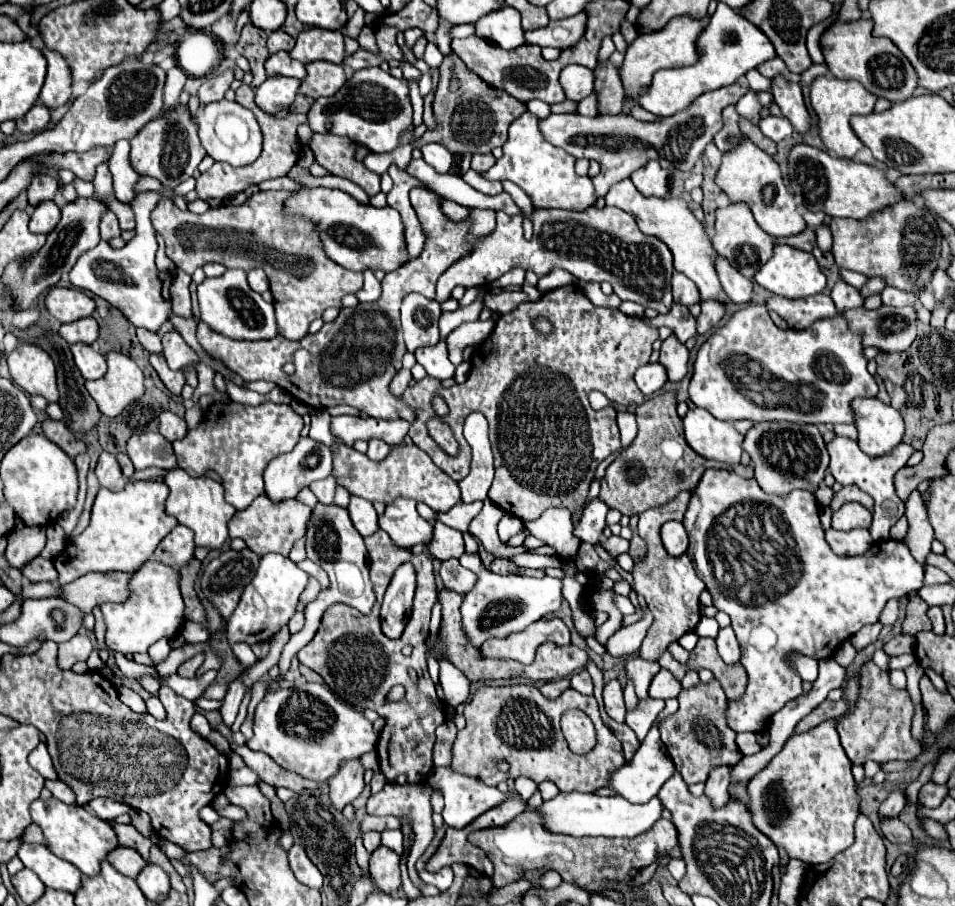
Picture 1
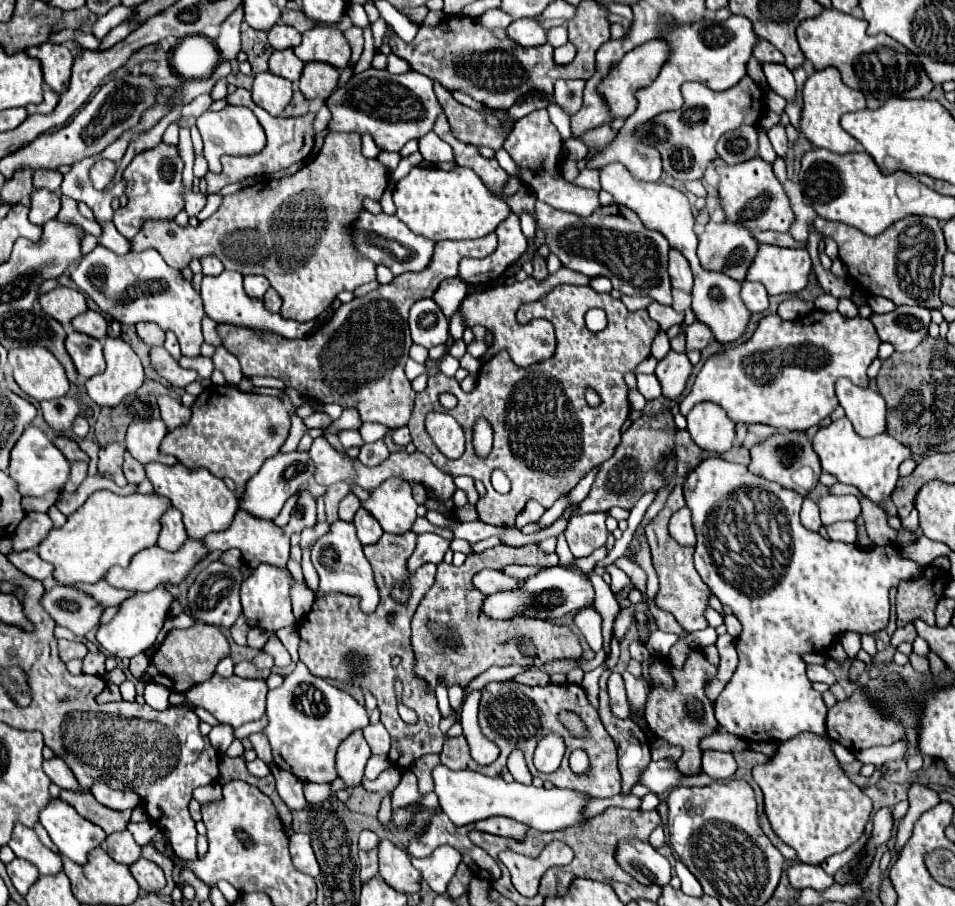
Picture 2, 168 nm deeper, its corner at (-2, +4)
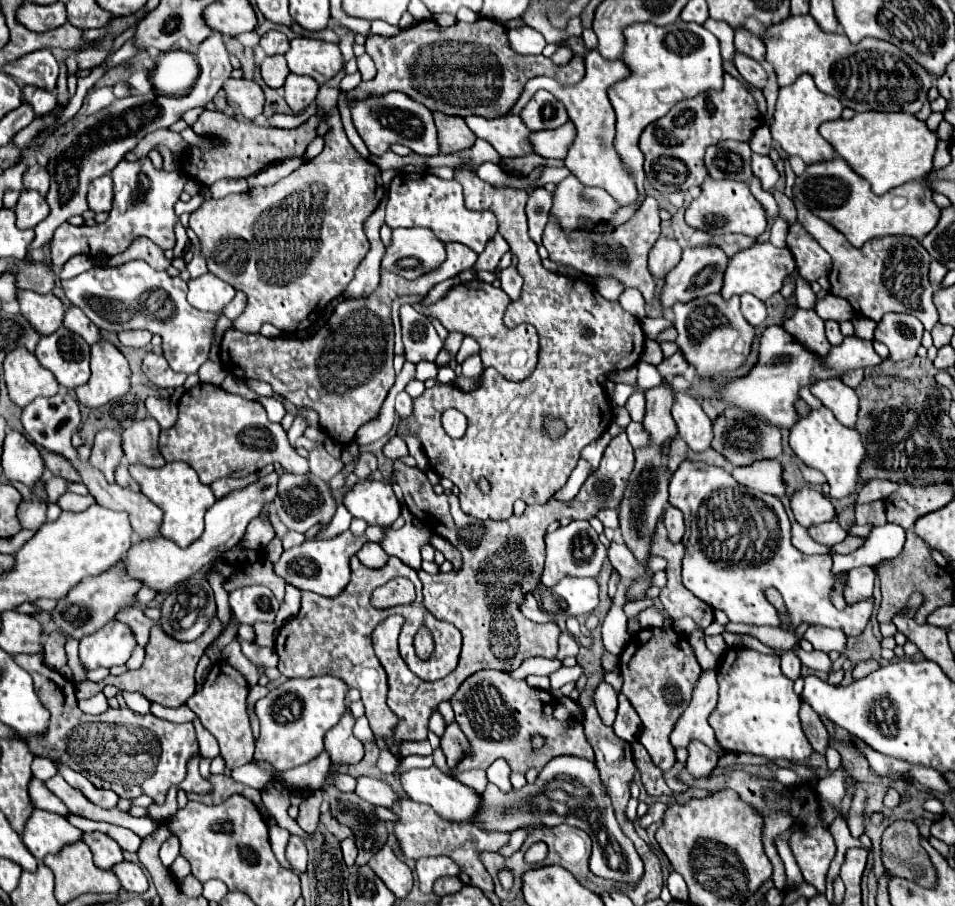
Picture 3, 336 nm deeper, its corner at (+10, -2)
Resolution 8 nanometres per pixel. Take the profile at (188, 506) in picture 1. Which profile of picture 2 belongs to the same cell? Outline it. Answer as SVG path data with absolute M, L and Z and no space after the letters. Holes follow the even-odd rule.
M148 463L144 469L154 487L154 493L170 499L172 507L182 513L182 521L190 539L204 539L212 531L222 531L230 527L232 517L238 511L236 495L226 487L222 479L214 477L208 469L188 469L180 463L172 467L166 467L162 463Z

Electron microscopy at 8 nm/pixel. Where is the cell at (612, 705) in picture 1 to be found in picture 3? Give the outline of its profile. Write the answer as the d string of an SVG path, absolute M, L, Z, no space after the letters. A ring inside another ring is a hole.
M602 681L594 693L594 701L596 701L596 709L600 713L602 723L612 725L616 719L616 709L618 709L618 693L612 689L612 685Z

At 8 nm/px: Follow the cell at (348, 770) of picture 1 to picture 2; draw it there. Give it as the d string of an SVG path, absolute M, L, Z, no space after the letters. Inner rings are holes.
M360 729L358 733L352 733L352 737L346 737L346 741L342 741L342 745L338 747L336 755L338 775L340 779L346 781L350 789L360 785L360 779L364 775L364 765L368 759L370 759L370 747L362 737Z

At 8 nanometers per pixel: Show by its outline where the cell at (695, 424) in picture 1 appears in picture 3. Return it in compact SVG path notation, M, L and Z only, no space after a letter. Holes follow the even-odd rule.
M676 393L672 417L678 427L678 437L682 437L692 451L706 451L712 447L712 421L698 399L686 393Z

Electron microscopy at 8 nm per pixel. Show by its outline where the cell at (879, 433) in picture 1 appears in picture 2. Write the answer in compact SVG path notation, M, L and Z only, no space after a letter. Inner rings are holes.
M840 377L834 387L838 403L844 407L858 435L874 437L886 431L886 403L880 393L870 387L858 387L846 377Z

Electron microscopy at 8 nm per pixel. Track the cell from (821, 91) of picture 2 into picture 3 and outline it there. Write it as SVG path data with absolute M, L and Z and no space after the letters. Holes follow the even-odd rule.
M802 75L796 83L780 89L774 121L770 125L772 137L788 155L800 155L806 165L816 161L828 161L834 157L834 147L818 133L818 127L824 121L840 119L842 111L844 107L836 97L822 93L814 85L814 79L810 75Z

